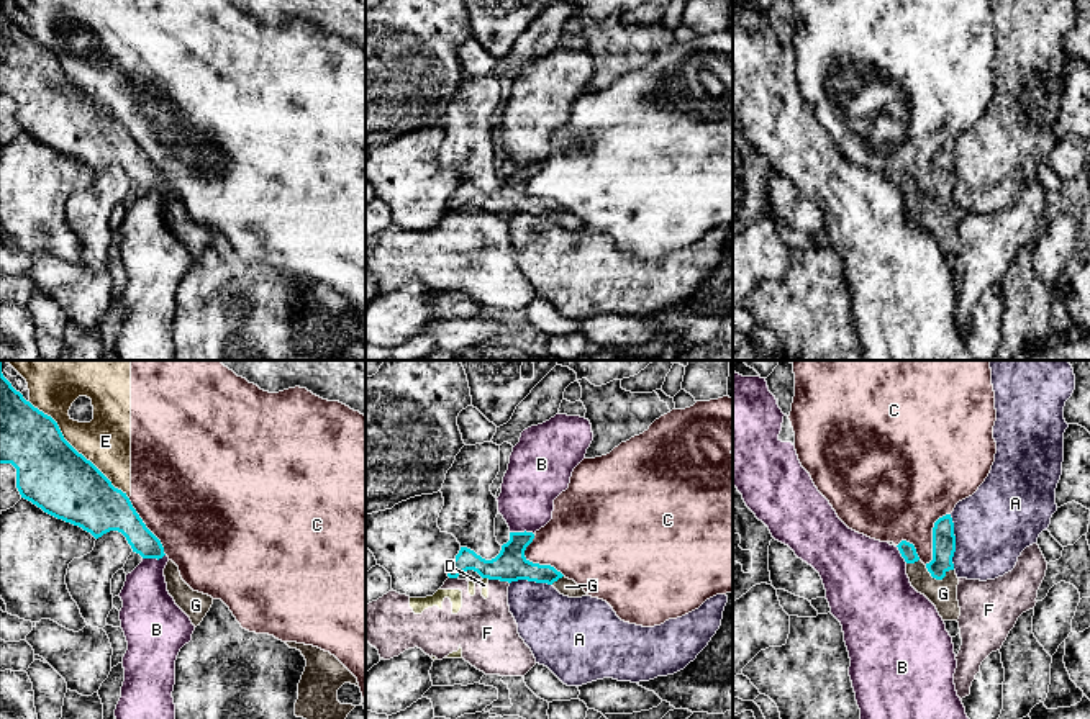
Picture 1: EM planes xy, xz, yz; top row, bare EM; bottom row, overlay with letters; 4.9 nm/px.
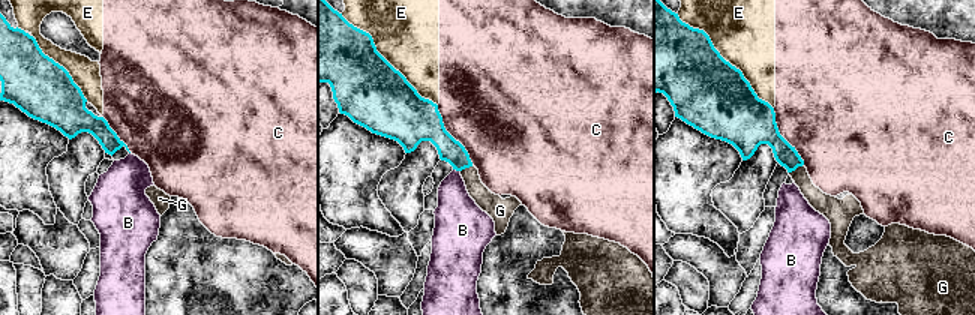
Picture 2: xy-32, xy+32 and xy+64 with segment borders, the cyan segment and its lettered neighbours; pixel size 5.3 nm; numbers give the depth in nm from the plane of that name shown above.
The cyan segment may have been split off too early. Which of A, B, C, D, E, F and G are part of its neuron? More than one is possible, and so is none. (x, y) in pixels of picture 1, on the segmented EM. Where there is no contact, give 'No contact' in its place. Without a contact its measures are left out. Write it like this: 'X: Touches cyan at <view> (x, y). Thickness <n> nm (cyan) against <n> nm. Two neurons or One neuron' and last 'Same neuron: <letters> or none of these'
A: Touches cyan at yz (954, 542). Thickness 110 nm (cyan) against 380 nm. Two neurons
B: Touches cyan at xz (522, 533). Thickness 160 nm (cyan) against 280 nm. Two neurons
C: Touches cyan at xz (535, 564). Thickness 160 nm (cyan) against 360 nm. Two neurons
D: Touches cyan at xz (487, 577). Thickness 160 nm (cyan) against 40 nm. Two neurons
E: Touches cyan at xy (74, 449). Thickness 340 nm (cyan) against 240 nm. Two neurons
F: Touches cyan at xz (499, 578). Thickness 160 nm (cyan) against 280 nm. Two neurons
G: Touches cyan at yz (938, 578). Thickness 110 nm (cyan) against 140 nm. One neuron
Same neuron: G

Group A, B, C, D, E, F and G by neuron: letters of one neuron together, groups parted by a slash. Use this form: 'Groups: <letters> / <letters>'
Groups: A / B / C E / D F / G

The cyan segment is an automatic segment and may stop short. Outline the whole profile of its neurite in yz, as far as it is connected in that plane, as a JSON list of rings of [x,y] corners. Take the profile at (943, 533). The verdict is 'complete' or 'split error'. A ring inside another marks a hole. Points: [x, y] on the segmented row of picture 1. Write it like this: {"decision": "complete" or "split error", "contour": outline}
{"decision": "split error", "contour": [[[951,514],[934,522],[933,560],[929,563],[924,565],[920,560],[913,544],[902,540],[897,547],[906,562],[911,586],[936,606],[942,621],[957,621],[961,616],[957,601],[959,578],[952,563],[956,536]]]}

